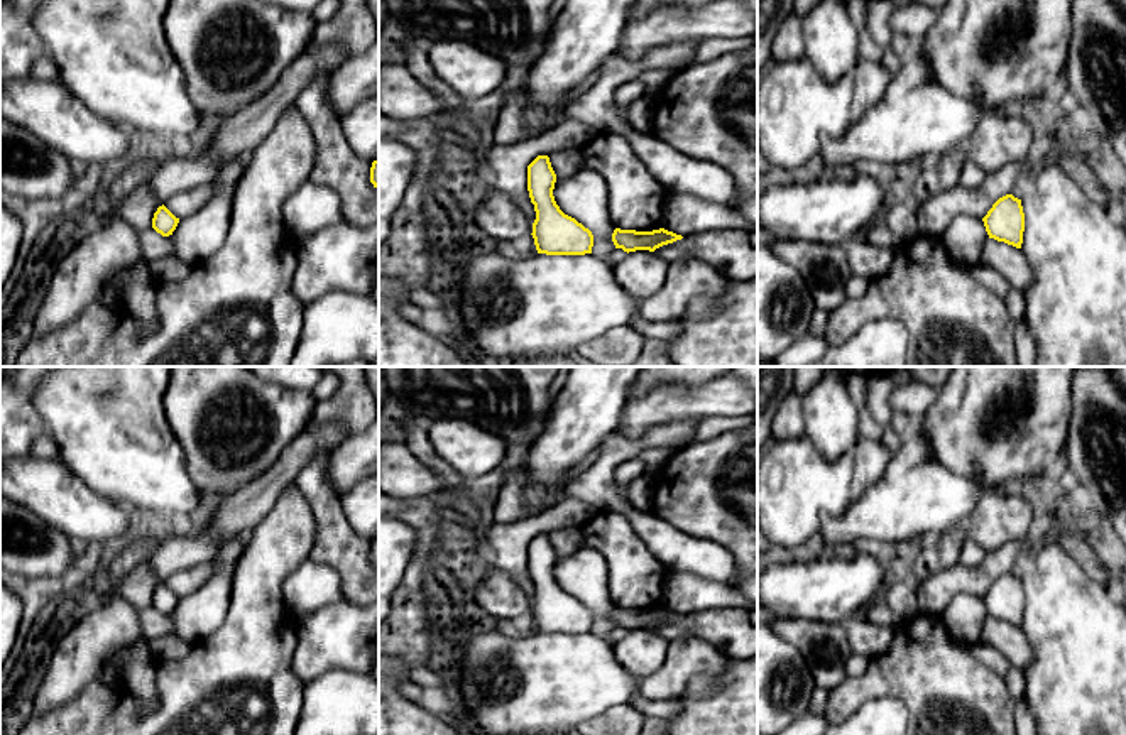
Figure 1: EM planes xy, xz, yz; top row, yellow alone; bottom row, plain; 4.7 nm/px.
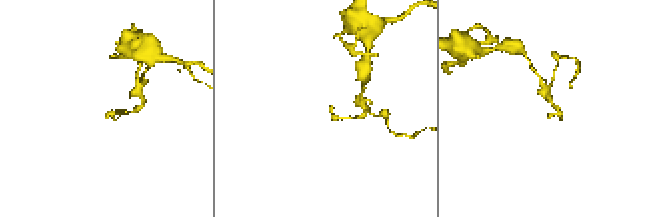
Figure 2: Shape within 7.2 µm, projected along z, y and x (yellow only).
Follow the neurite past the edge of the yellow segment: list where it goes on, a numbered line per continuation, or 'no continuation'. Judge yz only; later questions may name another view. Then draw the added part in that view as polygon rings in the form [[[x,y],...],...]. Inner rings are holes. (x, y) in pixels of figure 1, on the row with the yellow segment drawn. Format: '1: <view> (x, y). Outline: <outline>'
no continuation

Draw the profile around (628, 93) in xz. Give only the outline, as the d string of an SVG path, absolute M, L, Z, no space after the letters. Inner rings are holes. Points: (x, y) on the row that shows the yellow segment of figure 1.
M639 79L624 83L615 91L615 105L617 105L619 115L629 127L632 125L626 118L627 106L634 103L636 100L642 98L644 95L646 95L646 86Z

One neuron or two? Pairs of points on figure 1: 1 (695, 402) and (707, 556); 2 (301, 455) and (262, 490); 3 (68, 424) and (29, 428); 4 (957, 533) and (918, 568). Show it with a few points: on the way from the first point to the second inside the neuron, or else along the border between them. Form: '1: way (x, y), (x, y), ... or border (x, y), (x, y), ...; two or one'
1: border (699, 419), (672, 421), (658, 428); two
2: way (291, 462), (273, 480); one
3: border (36, 387), (32, 404), (49, 433); two
4: way (947, 543), (929, 561); one

